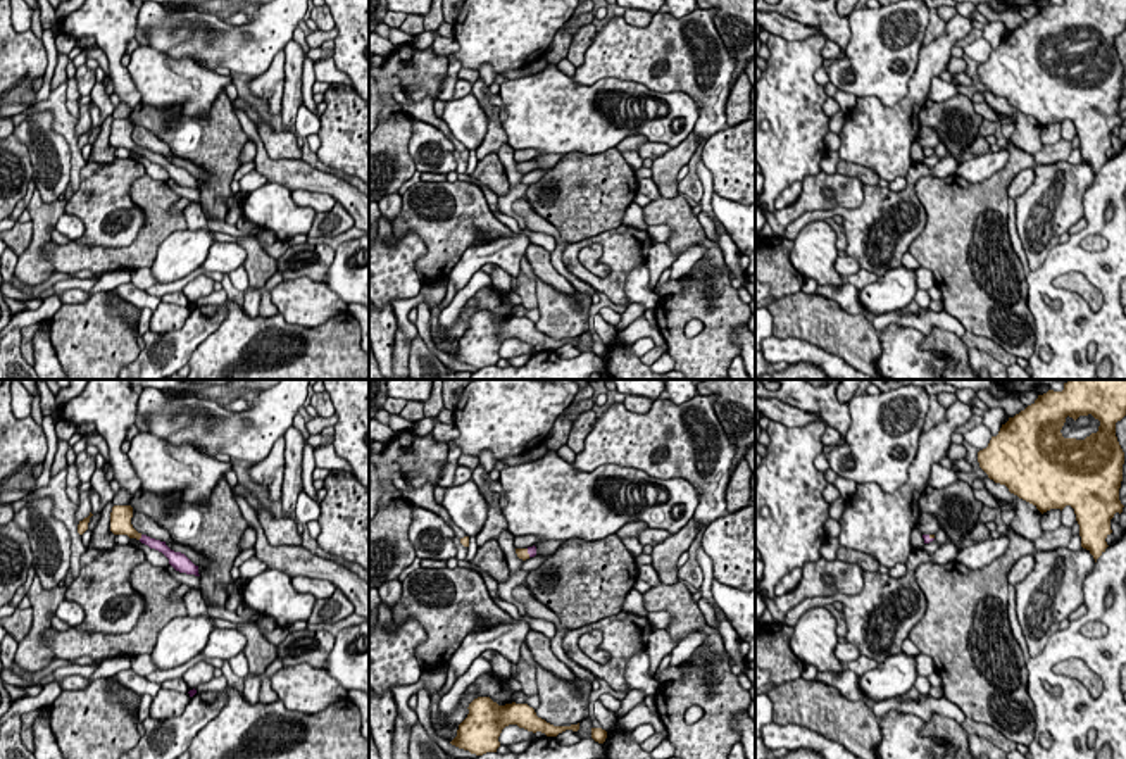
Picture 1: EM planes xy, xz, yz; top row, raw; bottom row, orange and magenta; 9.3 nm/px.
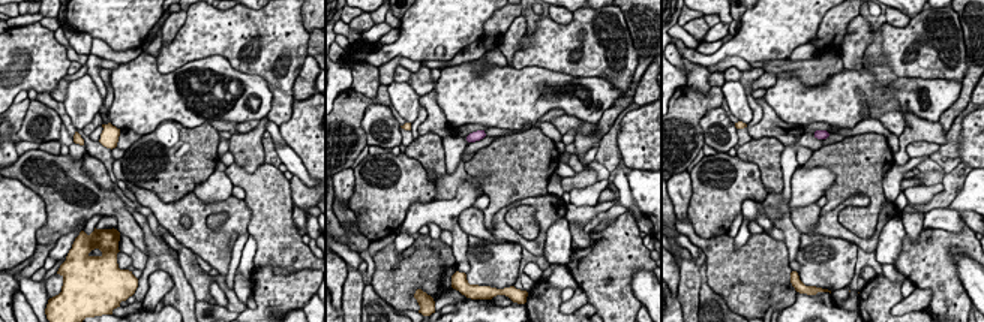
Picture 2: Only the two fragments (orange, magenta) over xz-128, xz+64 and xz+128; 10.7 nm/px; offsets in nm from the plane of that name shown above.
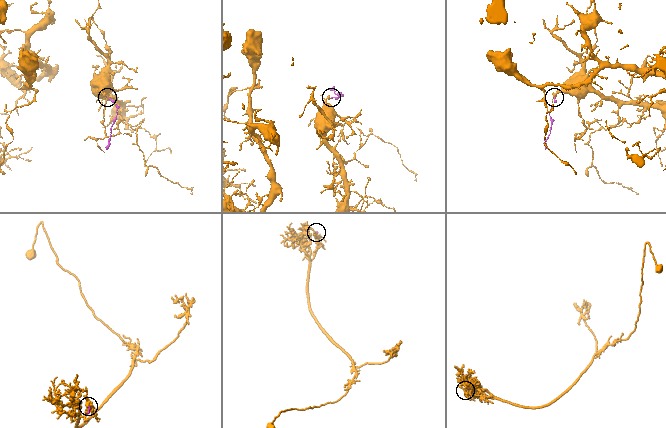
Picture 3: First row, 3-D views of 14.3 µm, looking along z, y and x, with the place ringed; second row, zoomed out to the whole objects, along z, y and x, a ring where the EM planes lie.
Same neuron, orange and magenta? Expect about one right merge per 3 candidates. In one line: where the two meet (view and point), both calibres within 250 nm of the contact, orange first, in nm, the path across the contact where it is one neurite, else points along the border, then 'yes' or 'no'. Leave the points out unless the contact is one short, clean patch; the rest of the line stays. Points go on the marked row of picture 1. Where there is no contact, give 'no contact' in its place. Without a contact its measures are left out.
meets orange in xy at (140, 537); 190 nm thick on the orange side, 100 nm on the other; runs through xy (121, 518), (140, 537), (159, 545); yes

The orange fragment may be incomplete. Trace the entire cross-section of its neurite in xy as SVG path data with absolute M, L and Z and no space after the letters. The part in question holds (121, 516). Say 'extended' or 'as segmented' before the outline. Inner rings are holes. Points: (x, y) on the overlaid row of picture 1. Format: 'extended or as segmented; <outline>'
extended; M114 505L110 512L110 531L114 535L128 535L129 538L136 538L148 545L150 549L162 552L169 559L169 564L179 573L200 576L198 566L195 566L185 554L171 550L166 542L138 533L131 524L131 518L131 505Z

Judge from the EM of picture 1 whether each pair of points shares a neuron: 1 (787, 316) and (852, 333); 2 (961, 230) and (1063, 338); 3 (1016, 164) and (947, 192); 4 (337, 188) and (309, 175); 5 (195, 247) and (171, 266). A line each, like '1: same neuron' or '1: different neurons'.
1: same neuron
2: different neurons
3: same neuron
4: same neuron
5: same neuron

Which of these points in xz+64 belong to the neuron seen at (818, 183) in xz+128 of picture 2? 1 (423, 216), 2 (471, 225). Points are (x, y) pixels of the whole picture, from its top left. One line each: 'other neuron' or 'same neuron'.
1: same neuron
2: other neuron

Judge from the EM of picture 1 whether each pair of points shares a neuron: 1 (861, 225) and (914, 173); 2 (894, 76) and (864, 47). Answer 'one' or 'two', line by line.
1: one
2: one

